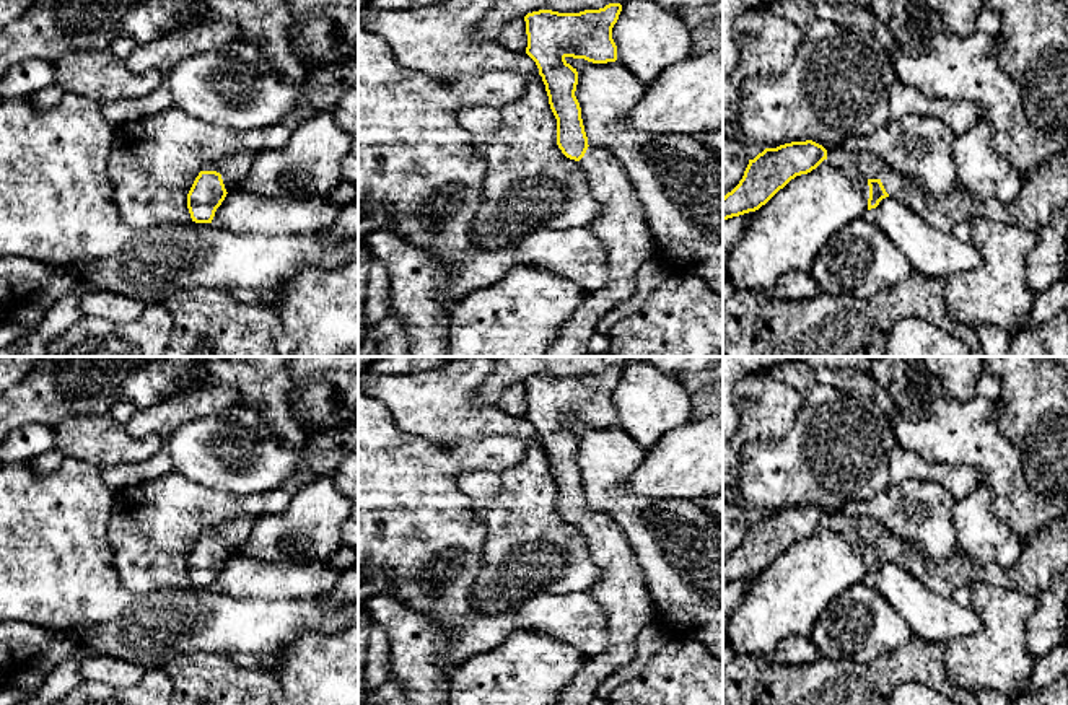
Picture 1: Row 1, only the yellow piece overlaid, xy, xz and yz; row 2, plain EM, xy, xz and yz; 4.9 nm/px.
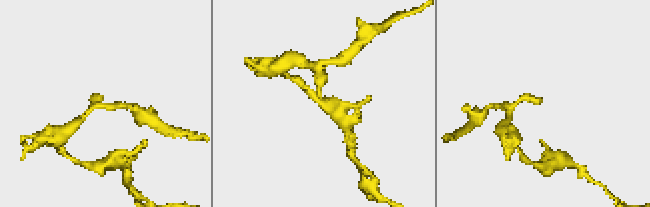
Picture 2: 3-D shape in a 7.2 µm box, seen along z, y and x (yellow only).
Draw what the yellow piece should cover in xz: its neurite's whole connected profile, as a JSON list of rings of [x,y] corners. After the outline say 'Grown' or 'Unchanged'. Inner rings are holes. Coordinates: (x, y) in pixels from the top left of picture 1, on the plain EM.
[[[609,368],[599,374],[584,374],[580,378],[539,374],[524,381],[527,399],[526,418],[536,427],[545,449],[549,469],[557,484],[557,510],[567,523],[580,528],[593,562],[601,568],[601,576],[589,589],[589,594],[602,606],[607,615],[609,642],[601,653],[584,658],[583,668],[560,692],[558,703],[567,705],[589,705],[596,698],[599,684],[635,658],[638,633],[654,624],[656,619],[654,602],[622,526],[611,513],[588,508],[581,472],[575,461],[578,436],[565,425],[567,422],[573,422],[593,428],[615,427],[617,410],[612,404],[612,392],[620,376],[620,368]]]. Grown

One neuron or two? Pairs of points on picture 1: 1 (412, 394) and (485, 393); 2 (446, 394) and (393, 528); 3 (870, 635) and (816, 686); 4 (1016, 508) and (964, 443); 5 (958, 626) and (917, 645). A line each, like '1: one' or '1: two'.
1: two
2: two
3: two
4: one
5: two

